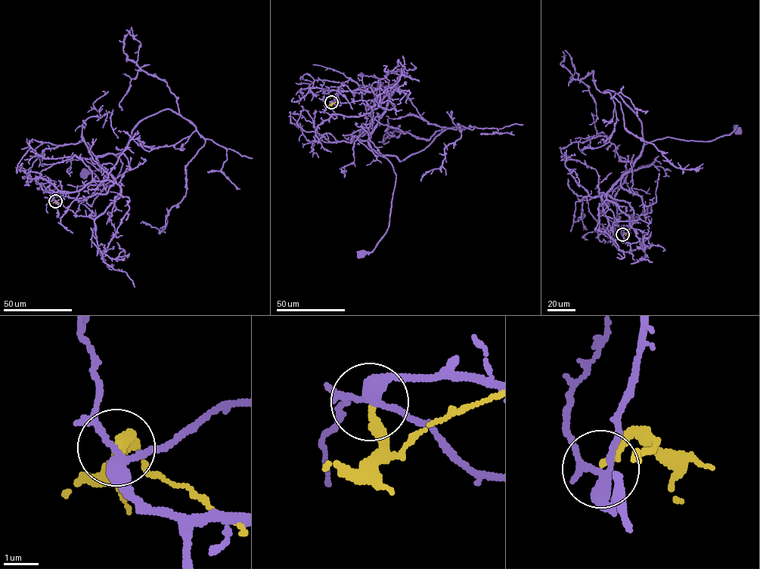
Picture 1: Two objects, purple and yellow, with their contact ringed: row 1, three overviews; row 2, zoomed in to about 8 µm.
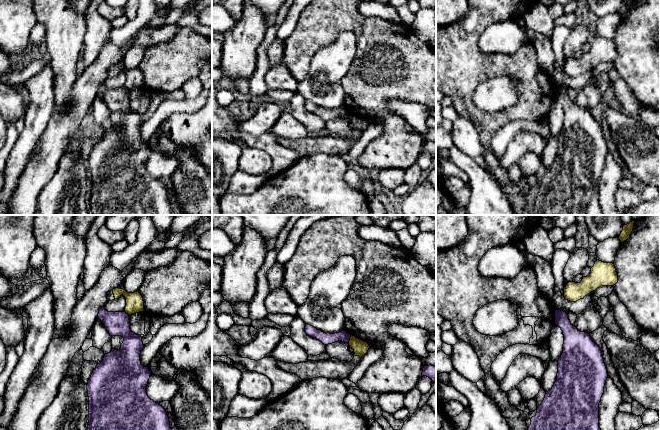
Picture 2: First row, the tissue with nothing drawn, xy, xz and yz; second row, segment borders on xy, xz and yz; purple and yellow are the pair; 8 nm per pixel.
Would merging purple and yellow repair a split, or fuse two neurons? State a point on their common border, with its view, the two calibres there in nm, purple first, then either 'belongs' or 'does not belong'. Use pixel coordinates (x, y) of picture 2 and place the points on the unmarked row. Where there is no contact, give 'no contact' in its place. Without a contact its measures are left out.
xz (349, 115) | 100/120 nm | does not belong

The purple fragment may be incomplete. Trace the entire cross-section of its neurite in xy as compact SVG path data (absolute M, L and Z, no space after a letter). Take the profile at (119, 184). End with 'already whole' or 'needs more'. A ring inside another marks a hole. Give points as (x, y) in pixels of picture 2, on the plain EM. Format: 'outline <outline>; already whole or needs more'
outline M104 82L99 86L98 94L103 98L105 104L109 108L109 110L113 112L121 112L124 114L123 119L121 120L121 124L117 127L112 124L109 130L105 130L103 136L100 140L96 142L93 146L93 149L88 157L87 166L88 166L88 173L89 173L89 199L88 199L88 211L90 215L175 215L173 212L172 205L170 203L170 198L168 191L165 185L159 181L159 179L154 178L151 176L146 168L146 162L148 160L151 147L148 143L144 143L140 137L140 129L144 124L142 113L133 109L130 105L130 96L129 91L124 88L108 88L105 86Z; already whole

